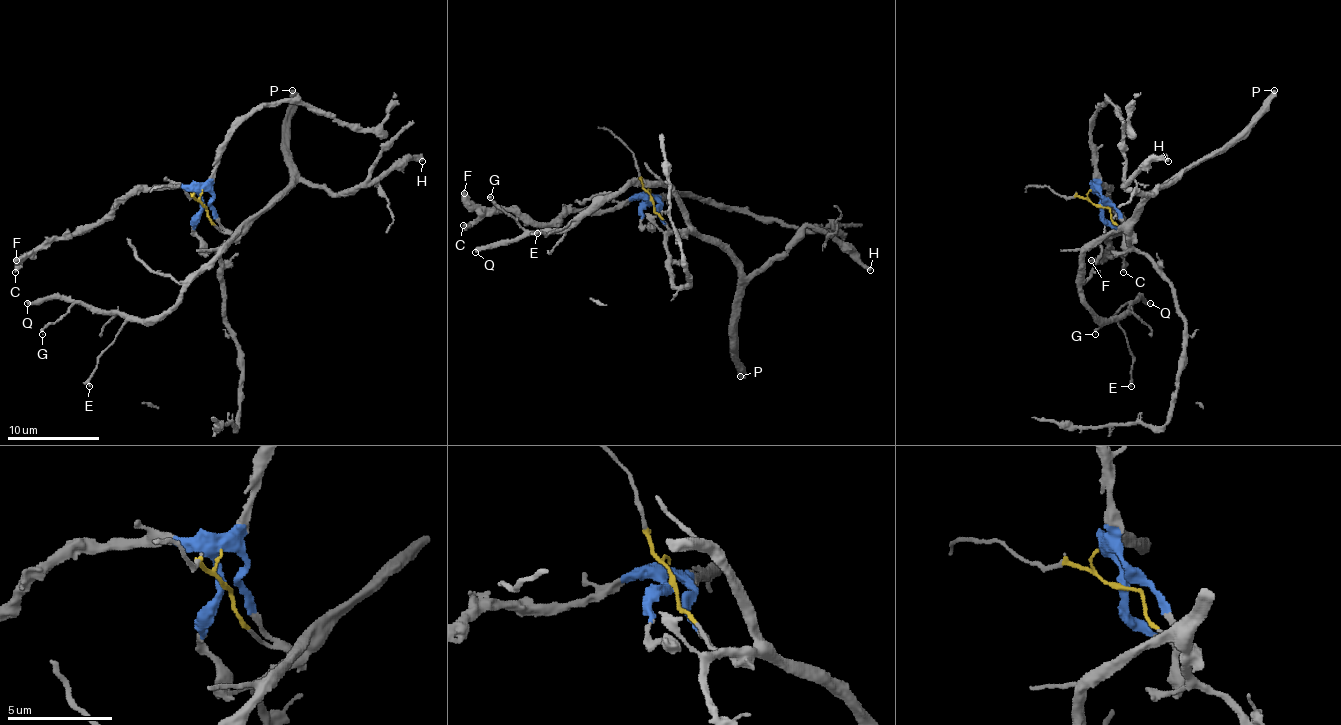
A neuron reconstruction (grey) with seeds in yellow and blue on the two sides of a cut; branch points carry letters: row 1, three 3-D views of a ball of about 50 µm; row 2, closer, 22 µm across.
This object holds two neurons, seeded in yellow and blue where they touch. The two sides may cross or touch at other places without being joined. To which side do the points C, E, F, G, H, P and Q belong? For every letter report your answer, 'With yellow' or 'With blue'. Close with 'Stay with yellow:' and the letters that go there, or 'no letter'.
C: With blue
E: With yellow
F: With blue
G: With yellow
H: With yellow
P: With yellow
Q: With yellow
Stay with yellow: E, G, H, P, Q

